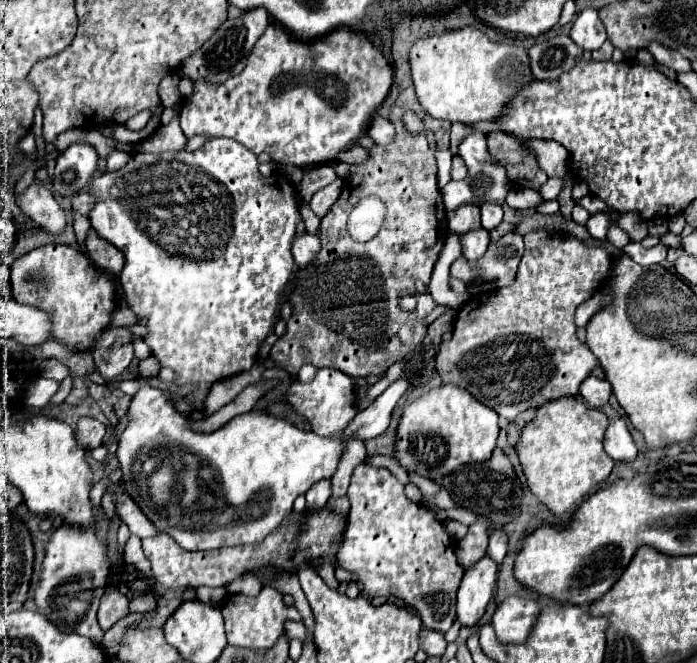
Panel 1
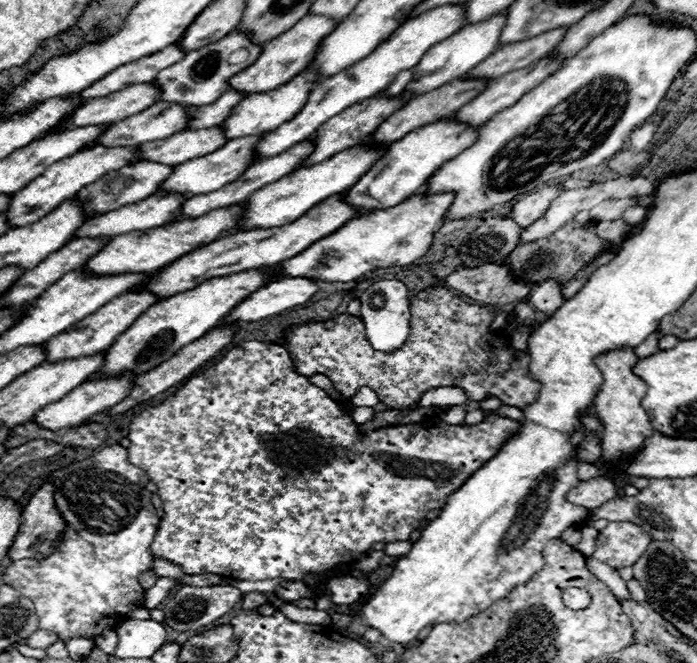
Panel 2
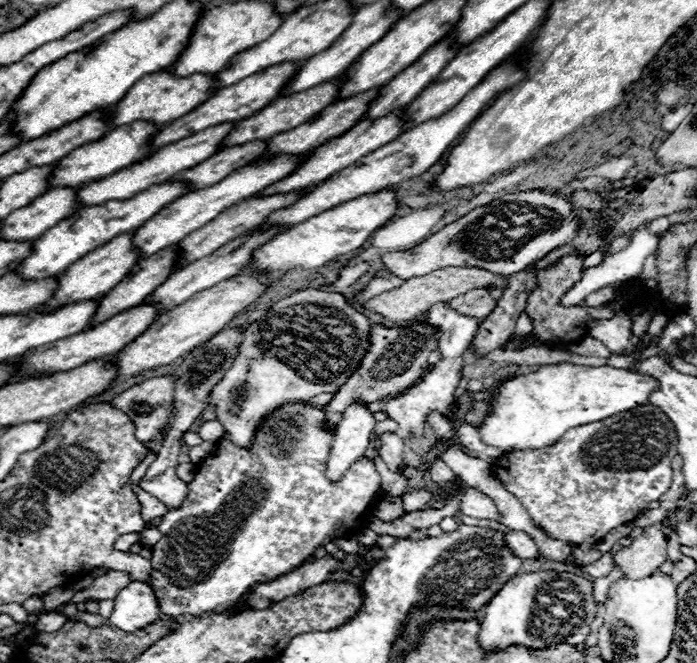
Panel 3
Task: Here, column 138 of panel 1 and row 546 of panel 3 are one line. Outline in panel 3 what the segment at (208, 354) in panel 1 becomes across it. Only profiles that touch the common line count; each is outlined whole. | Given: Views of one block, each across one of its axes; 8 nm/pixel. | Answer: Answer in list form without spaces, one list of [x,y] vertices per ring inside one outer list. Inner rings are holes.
[[[290,402],[264,420],[254,434],[252,448],[236,446],[228,434],[216,442],[214,454],[200,462],[194,480],[188,482],[186,504],[164,514],[158,526],[162,538],[152,546],[152,568],[168,576],[176,588],[182,588],[154,590],[162,614],[198,618],[204,612],[226,608],[256,582],[270,582],[288,574],[304,564],[318,546],[336,538],[346,538],[350,532],[364,526],[370,508],[378,502],[376,492],[380,490],[380,476],[374,462],[362,456],[338,482],[330,482],[326,478],[326,462],[334,430],[324,424],[326,412],[322,408],[308,402]]]

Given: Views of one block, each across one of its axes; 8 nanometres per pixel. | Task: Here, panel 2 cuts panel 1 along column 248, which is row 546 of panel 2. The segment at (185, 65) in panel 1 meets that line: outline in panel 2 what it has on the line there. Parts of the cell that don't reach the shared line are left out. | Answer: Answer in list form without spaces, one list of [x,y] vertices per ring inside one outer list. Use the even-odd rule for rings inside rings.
[[[44,484],[22,510],[20,530],[8,550],[10,560],[38,558],[54,552],[54,540],[66,528],[54,506],[54,486]]]

